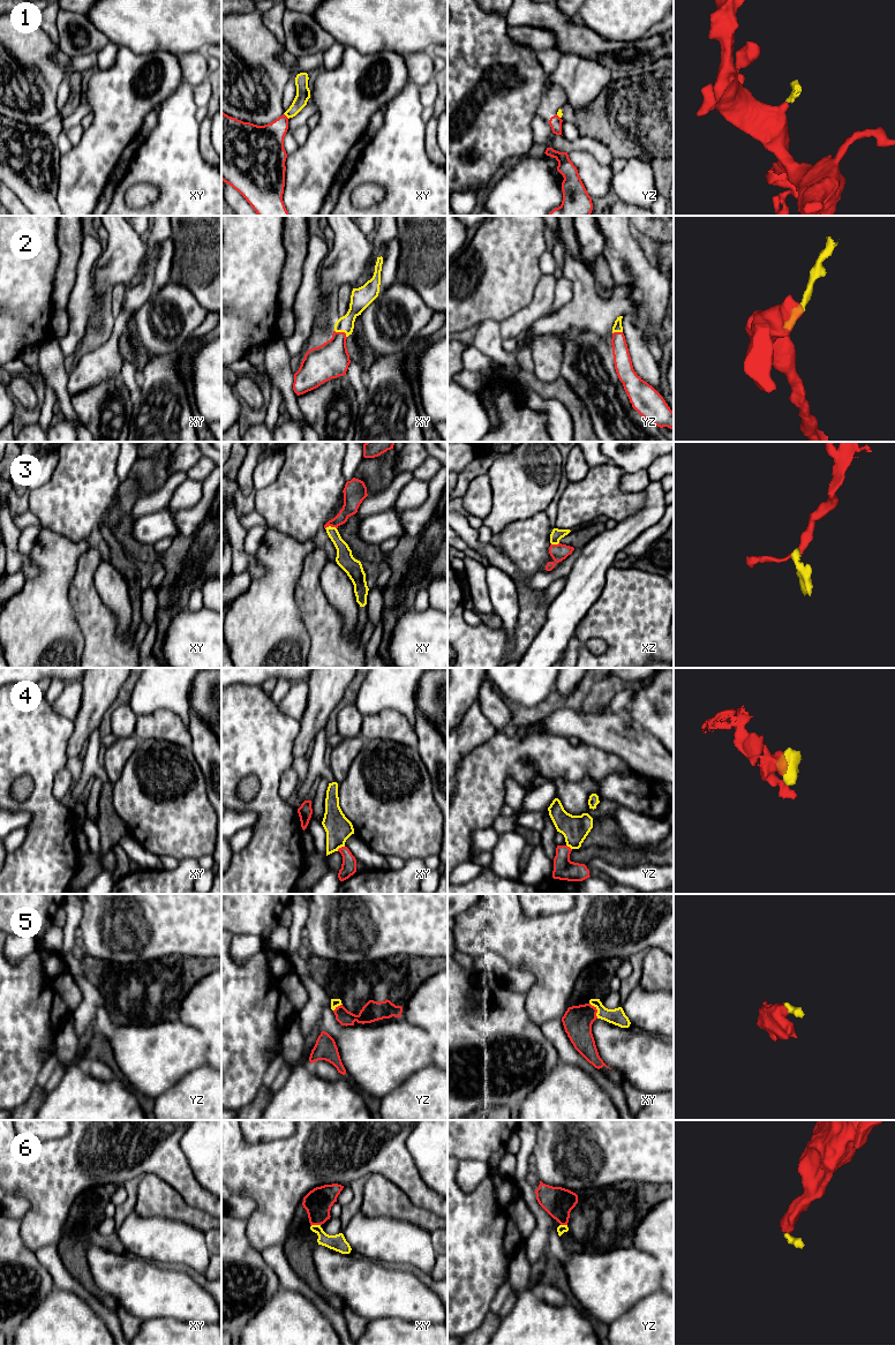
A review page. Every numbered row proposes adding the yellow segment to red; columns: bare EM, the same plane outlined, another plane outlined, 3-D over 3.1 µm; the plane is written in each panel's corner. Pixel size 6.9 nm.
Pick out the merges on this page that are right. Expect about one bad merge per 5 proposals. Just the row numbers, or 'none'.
2, 5, 6

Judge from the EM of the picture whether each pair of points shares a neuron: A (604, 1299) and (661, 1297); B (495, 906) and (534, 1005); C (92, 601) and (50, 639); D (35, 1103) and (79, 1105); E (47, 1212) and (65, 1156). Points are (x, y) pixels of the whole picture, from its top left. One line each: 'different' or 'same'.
A: different
B: same
C: different
D: different
E: same

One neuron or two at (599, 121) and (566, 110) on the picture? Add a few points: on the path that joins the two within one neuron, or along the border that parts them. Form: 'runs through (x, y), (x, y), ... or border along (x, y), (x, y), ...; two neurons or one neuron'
runs through (591, 121), (574, 117); one neuron

